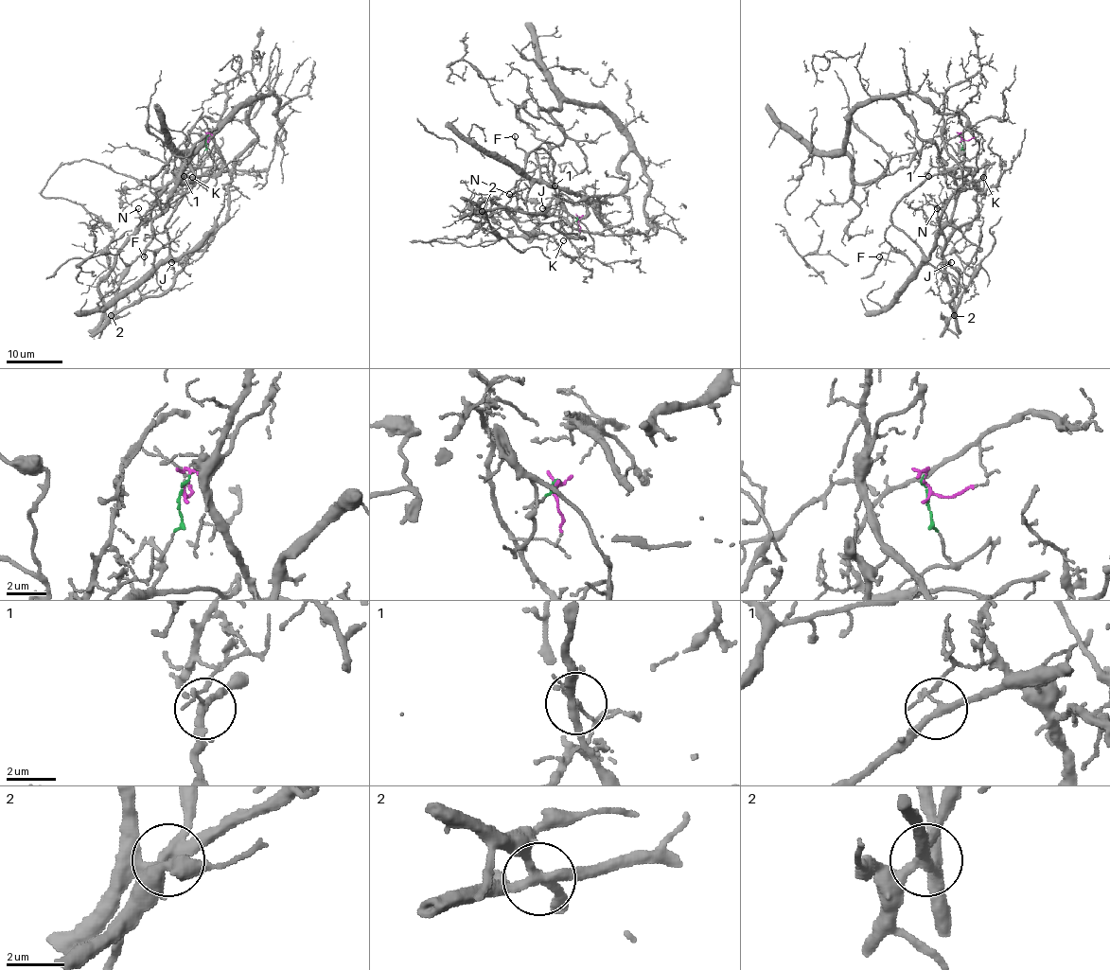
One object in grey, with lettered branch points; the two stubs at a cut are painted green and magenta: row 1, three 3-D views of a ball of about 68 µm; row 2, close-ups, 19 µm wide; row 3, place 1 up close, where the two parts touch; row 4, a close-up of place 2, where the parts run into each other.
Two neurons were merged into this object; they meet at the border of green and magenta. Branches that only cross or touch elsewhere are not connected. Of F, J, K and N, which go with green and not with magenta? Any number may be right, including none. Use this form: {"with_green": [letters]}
{"with_green": ["F"]}

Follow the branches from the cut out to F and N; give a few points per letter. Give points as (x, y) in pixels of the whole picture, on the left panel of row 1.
F: (207, 137), (202, 161), (184, 176), (183, 199), (166, 225), (168, 255), (154, 267), (154, 252), (143, 257)
N: (207, 137), (195, 126), (187, 135), (183, 165), (146, 223), (139, 208)

